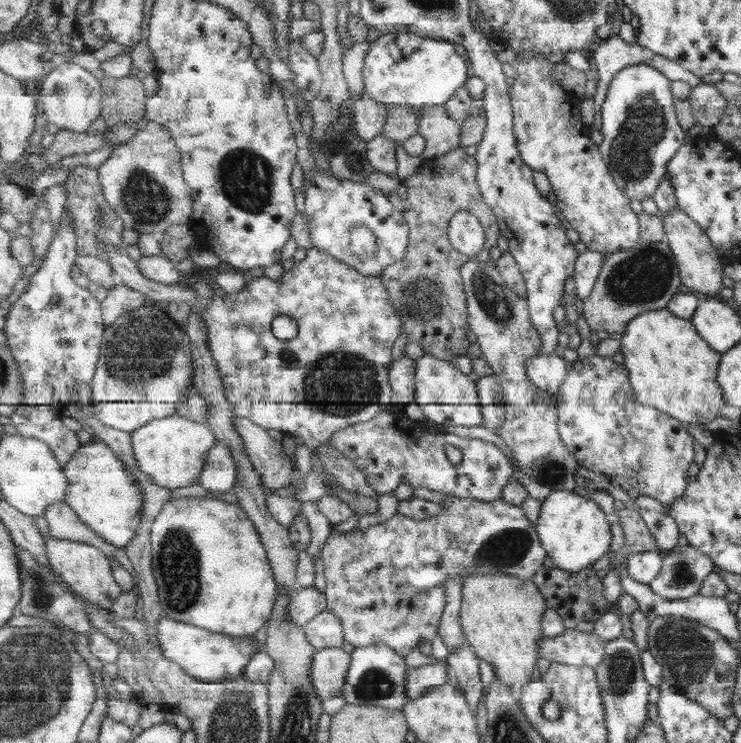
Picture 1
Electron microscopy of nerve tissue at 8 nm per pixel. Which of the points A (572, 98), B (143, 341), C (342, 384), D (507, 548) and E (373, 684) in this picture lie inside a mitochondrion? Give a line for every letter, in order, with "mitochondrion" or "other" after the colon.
A: other
B: mitochondrion
C: mitochondrion
D: mitochondrion
E: mitochondrion

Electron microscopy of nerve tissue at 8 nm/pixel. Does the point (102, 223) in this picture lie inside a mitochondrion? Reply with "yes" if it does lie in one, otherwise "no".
yes

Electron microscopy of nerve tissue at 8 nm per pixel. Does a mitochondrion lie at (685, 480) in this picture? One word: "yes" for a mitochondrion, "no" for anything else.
no

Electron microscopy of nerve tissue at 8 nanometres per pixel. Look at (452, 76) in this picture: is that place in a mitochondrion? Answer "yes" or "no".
no

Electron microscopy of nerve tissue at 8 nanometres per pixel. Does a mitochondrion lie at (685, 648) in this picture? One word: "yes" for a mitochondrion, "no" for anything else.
yes

